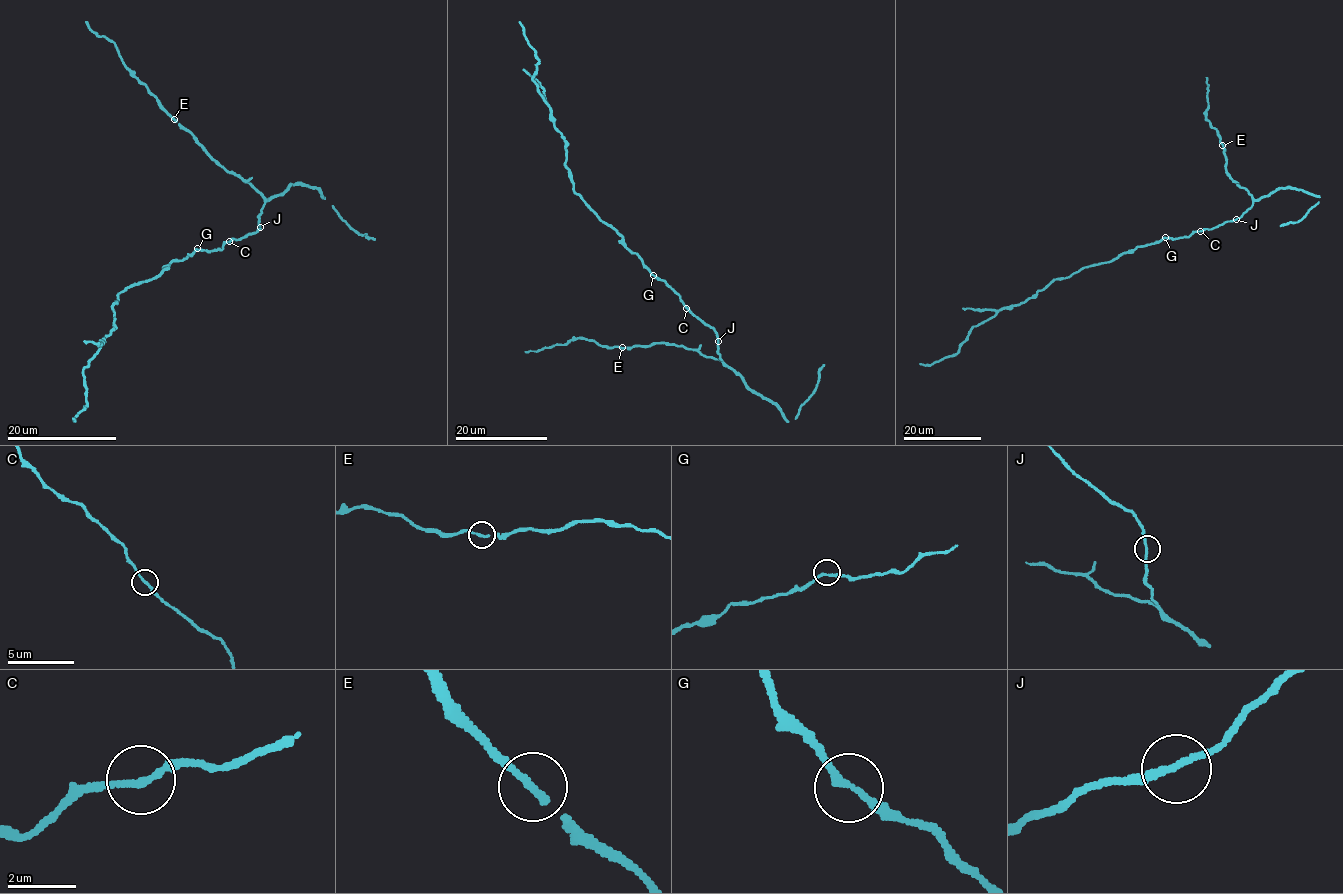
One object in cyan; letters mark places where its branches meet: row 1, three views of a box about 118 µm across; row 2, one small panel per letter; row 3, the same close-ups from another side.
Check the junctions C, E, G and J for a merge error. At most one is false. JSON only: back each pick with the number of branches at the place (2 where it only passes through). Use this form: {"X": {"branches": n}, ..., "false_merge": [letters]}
{"false_merge": []}

